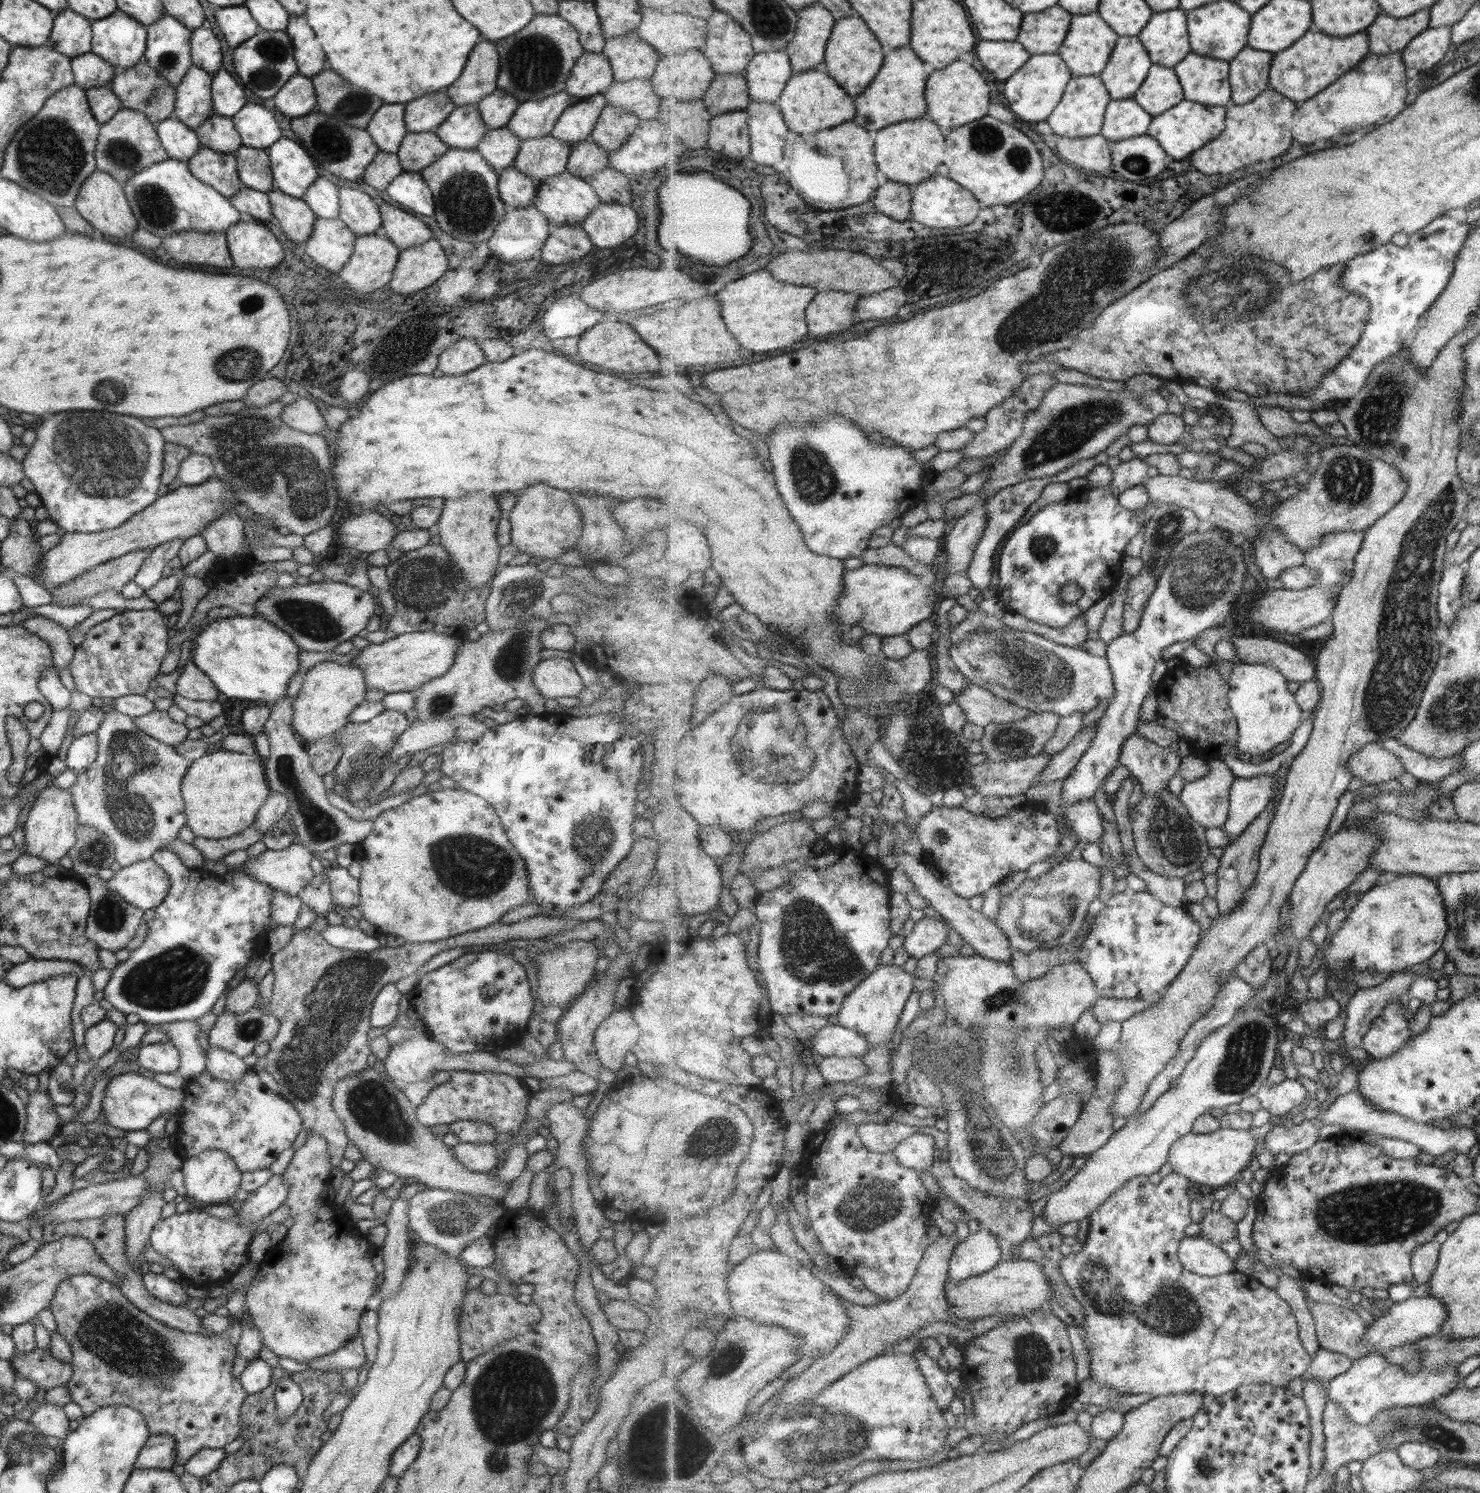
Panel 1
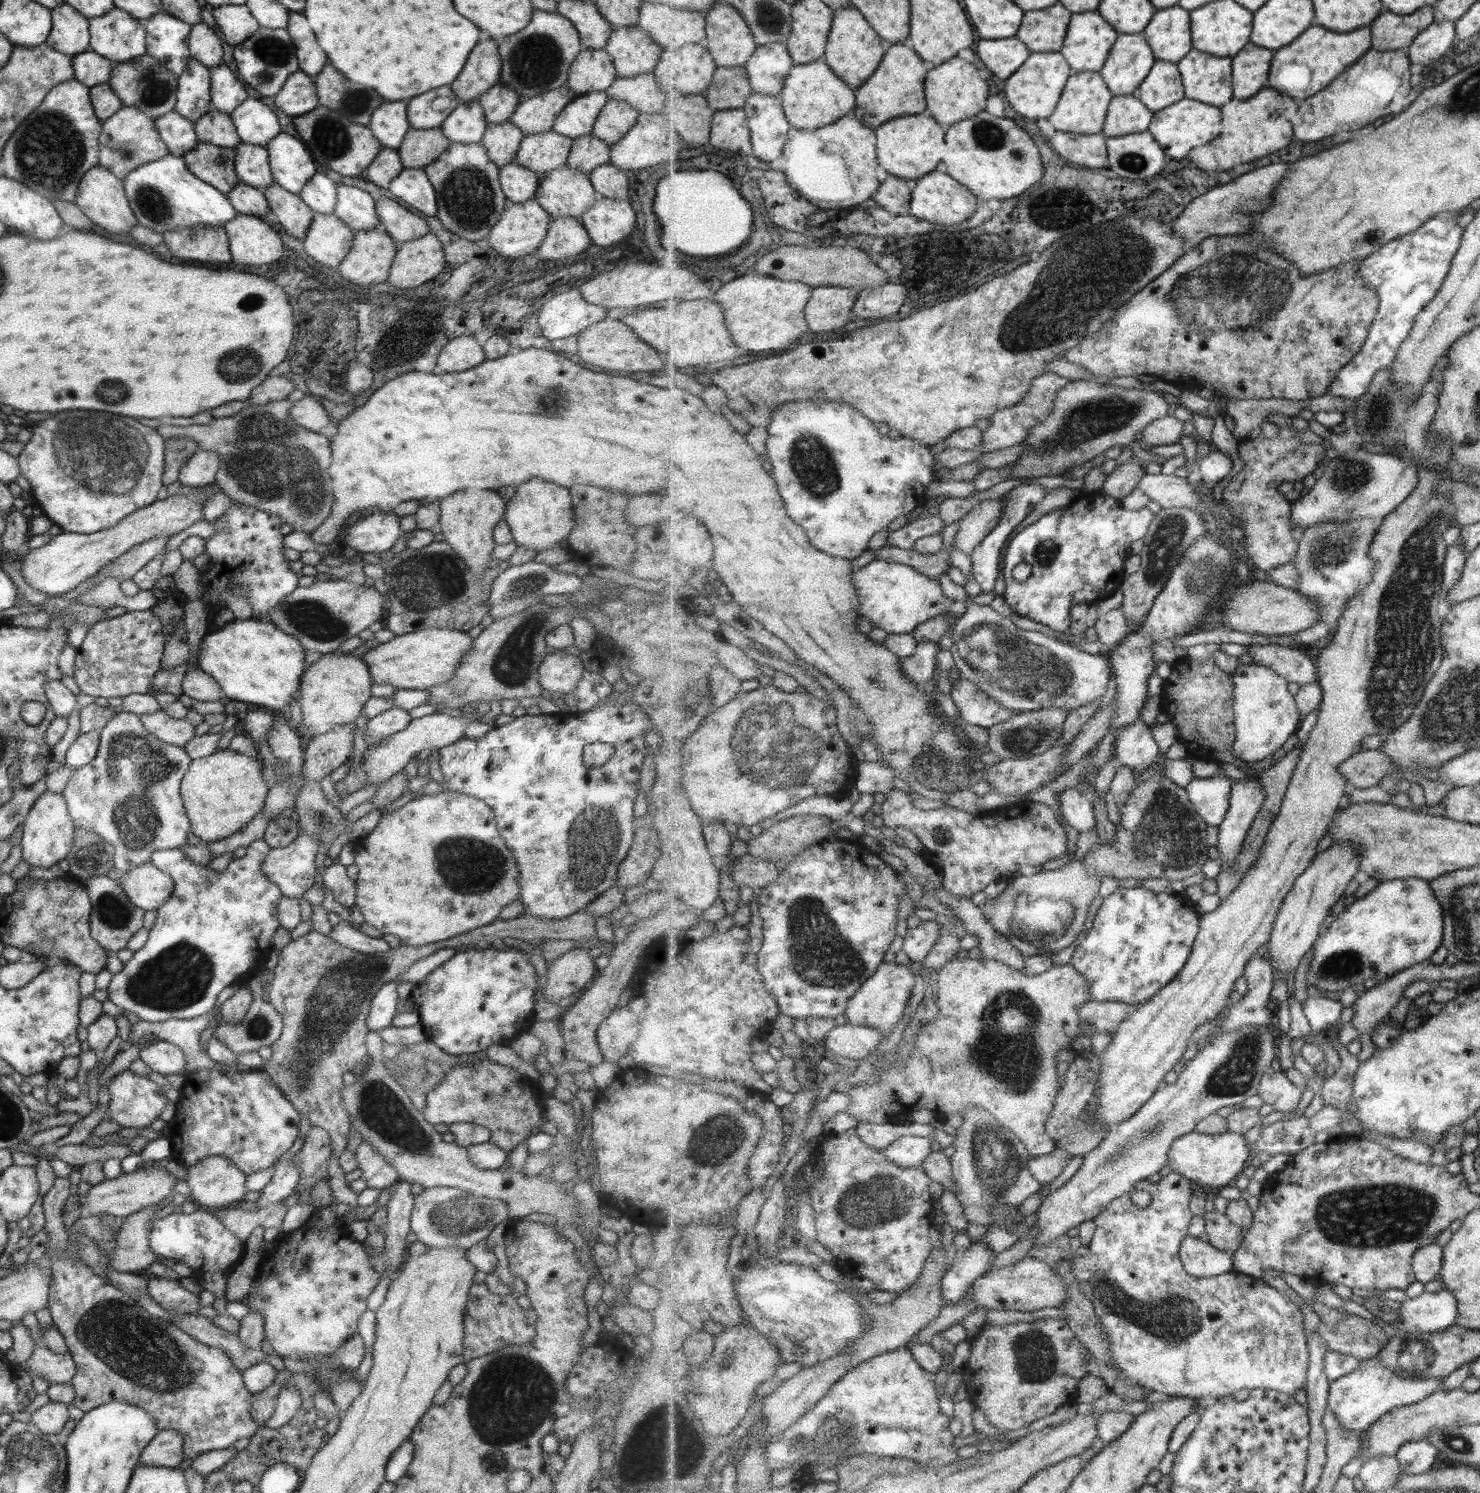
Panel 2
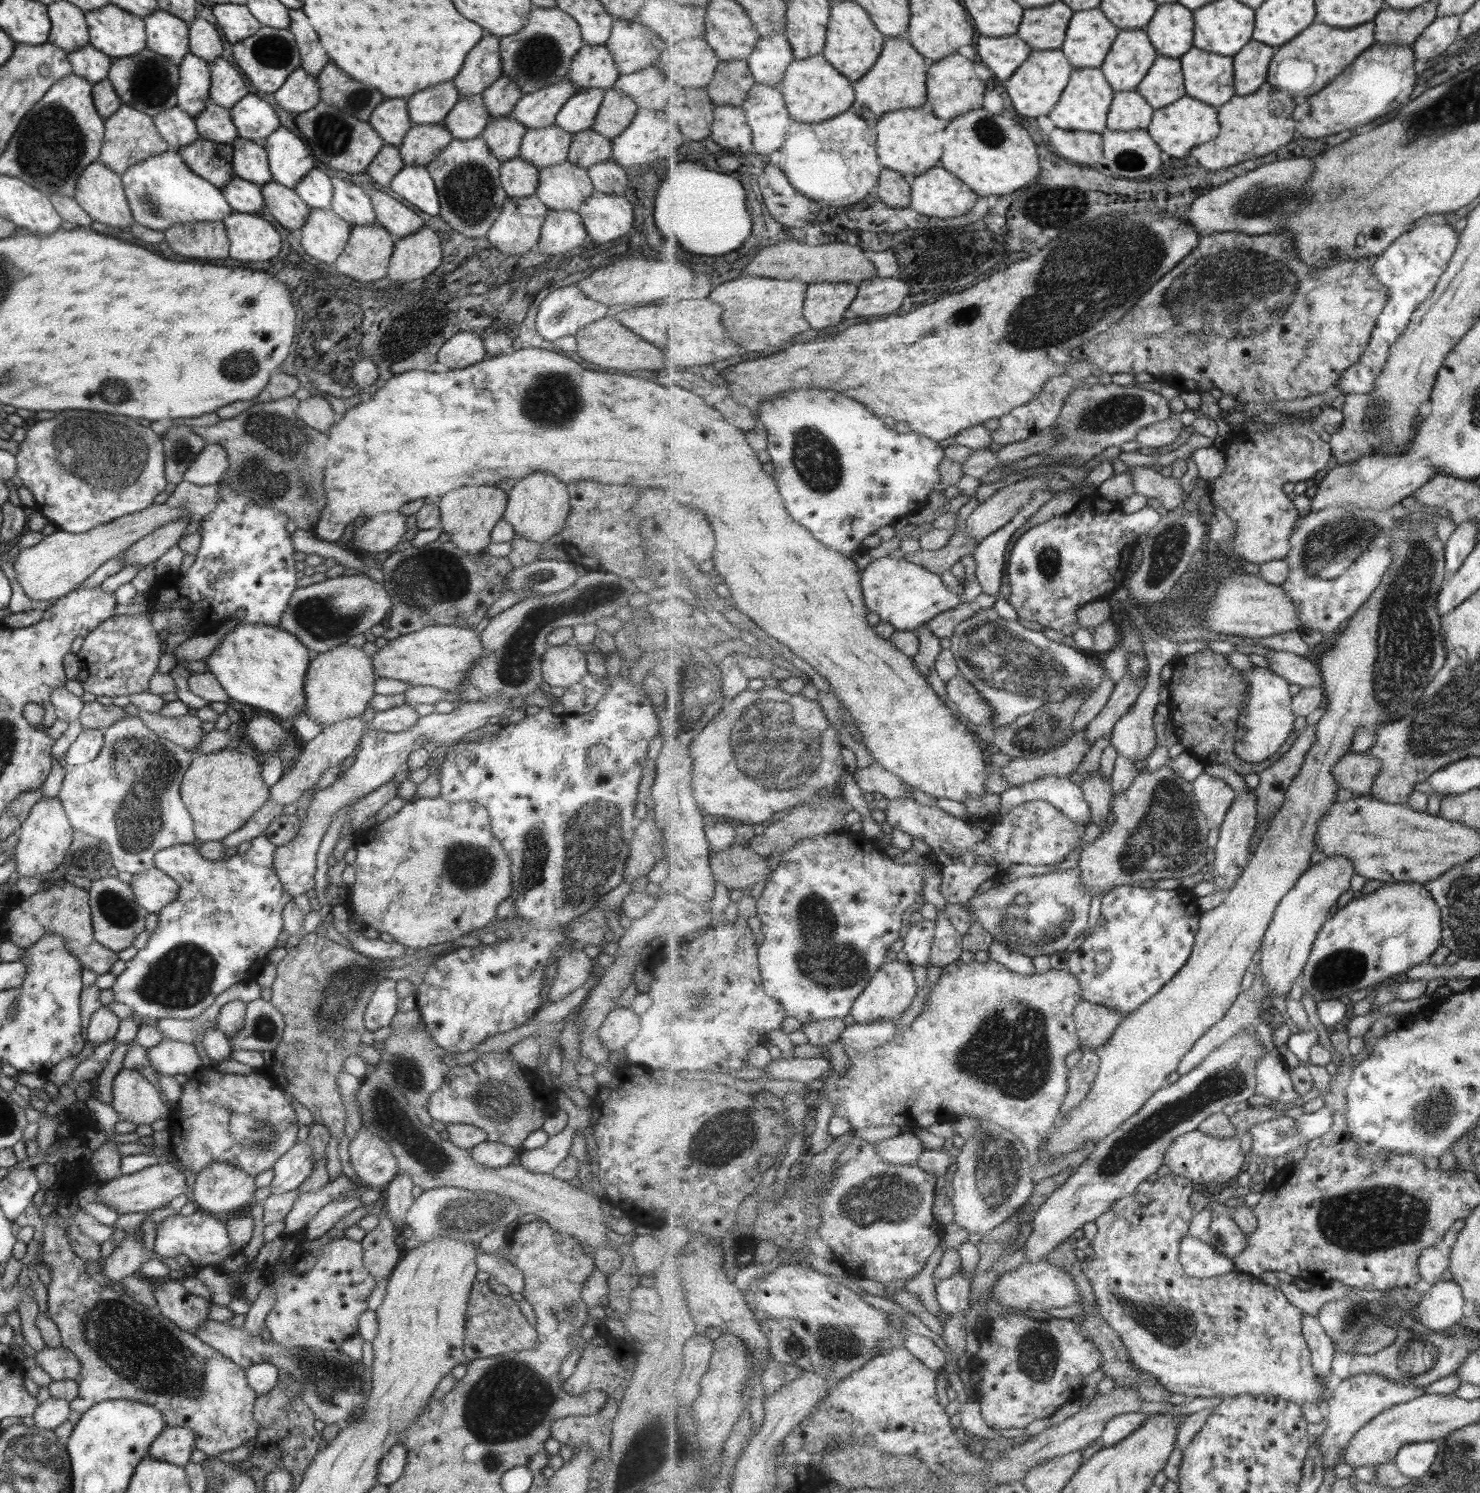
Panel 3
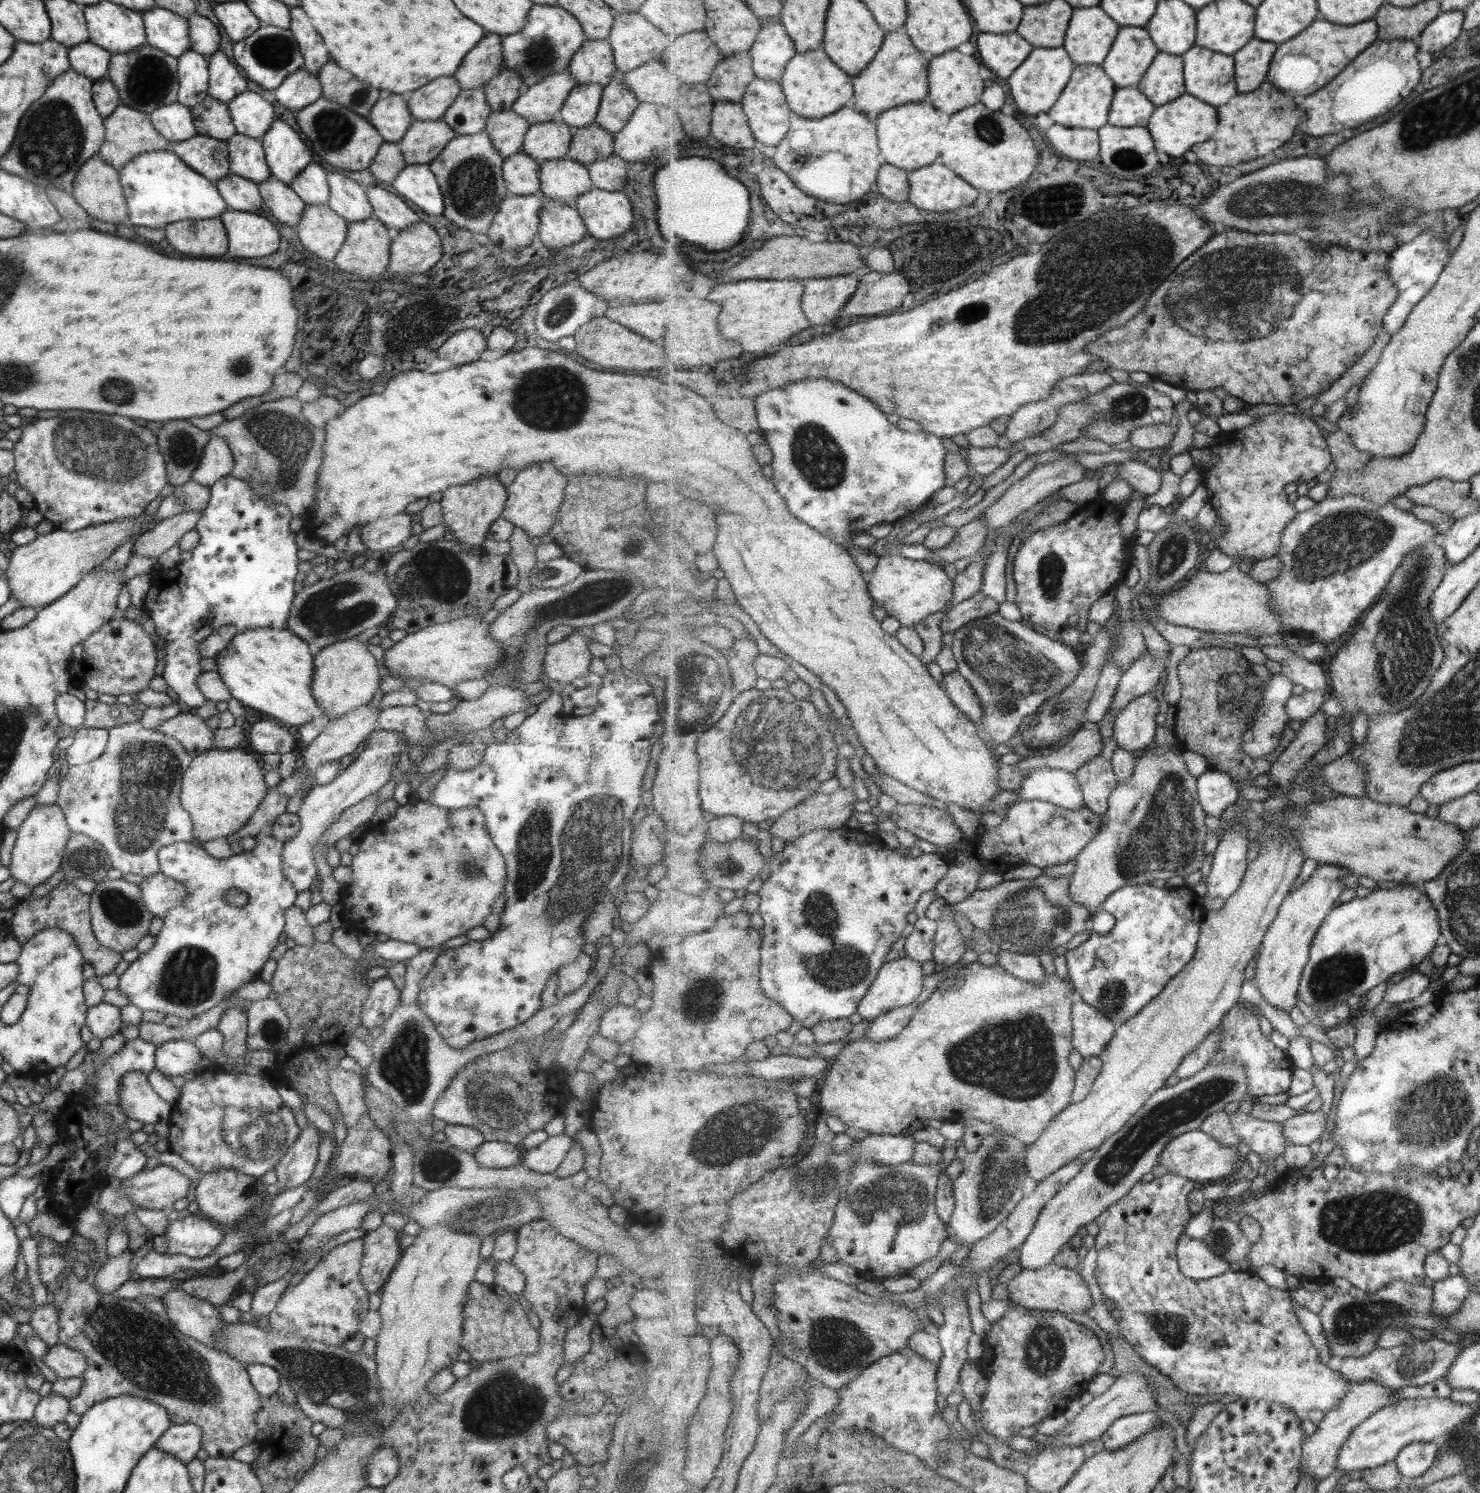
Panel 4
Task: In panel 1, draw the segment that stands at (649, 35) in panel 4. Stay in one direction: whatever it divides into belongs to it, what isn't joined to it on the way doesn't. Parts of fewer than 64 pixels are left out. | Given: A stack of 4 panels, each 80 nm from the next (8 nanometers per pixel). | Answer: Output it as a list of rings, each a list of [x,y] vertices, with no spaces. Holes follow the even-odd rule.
[[[632,30],[623,36],[605,38],[601,53],[609,63],[612,80],[615,83],[623,83],[639,78],[647,78],[649,80],[659,60],[657,51],[646,42],[643,42],[636,30]]]

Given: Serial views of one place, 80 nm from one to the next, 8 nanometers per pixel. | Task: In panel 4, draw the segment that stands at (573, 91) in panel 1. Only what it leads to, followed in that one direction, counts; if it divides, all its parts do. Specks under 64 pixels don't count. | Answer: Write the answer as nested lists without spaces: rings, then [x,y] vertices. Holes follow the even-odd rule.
[[[606,39],[585,40],[573,53],[568,71],[576,84],[609,84],[617,72],[610,44]]]

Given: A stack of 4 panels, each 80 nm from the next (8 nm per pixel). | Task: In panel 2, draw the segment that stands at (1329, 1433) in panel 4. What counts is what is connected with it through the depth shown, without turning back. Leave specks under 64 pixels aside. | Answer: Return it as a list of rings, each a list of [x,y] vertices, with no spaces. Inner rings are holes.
[[[1373,1357],[1364,1359],[1357,1370],[1331,1381],[1330,1386],[1328,1410],[1331,1410],[1337,1416],[1339,1424],[1347,1432],[1363,1433],[1369,1430],[1374,1423],[1377,1423],[1381,1417],[1385,1417],[1385,1414],[1389,1413],[1389,1411],[1419,1403],[1427,1399],[1427,1397],[1432,1396],[1433,1393],[1440,1391],[1443,1389],[1444,1379],[1406,1379],[1393,1372],[1390,1368],[1387,1368],[1379,1357]]]

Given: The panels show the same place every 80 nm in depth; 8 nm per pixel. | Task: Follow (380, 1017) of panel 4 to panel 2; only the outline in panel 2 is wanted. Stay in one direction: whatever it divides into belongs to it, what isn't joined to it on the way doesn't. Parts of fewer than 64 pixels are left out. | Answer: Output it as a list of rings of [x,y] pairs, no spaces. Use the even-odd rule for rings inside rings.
[[[397,982],[383,984],[371,1000],[370,1009],[366,1018],[368,1030],[378,1032],[391,1024],[391,1019],[397,1010]]]

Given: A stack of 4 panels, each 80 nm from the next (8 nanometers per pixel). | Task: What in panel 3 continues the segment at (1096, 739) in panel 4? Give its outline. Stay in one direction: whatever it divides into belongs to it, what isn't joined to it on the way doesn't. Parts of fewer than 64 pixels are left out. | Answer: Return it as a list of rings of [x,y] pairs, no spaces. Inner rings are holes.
[[[1084,729],[1074,733],[1065,745],[1043,756],[1034,759],[1014,757],[996,770],[998,774],[1003,774],[1015,788],[1027,782],[1035,782],[1044,776],[1068,776],[1083,762],[1091,745],[1090,740],[1087,740],[1086,729]]]

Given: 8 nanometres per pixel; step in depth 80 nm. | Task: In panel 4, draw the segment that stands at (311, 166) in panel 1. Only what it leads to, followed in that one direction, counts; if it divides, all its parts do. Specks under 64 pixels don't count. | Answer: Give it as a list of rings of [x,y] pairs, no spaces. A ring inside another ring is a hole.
[[[277,118],[260,142],[270,176],[288,187],[293,177],[315,159],[303,136]]]

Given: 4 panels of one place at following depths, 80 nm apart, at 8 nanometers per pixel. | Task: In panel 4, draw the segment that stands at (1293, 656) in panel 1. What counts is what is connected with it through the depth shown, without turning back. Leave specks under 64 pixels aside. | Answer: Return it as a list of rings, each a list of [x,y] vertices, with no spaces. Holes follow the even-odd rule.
[[[1292,657],[1280,662],[1280,673],[1288,676],[1294,684],[1300,684],[1305,690],[1319,691],[1329,694],[1330,686],[1327,684],[1327,674],[1318,662],[1312,662],[1305,657]]]

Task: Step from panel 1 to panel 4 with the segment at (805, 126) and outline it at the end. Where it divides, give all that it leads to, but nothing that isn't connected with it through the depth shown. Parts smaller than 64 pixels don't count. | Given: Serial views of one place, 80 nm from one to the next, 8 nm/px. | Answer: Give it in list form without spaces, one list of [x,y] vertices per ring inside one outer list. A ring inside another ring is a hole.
[[[823,47],[797,53],[789,61],[780,84],[793,112],[809,118],[823,118],[852,105],[856,92],[854,77],[835,64]]]

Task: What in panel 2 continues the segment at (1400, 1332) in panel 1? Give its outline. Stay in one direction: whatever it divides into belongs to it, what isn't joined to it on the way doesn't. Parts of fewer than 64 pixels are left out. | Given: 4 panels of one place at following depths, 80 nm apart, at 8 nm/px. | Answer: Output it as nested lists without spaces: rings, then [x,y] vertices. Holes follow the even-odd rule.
[[[1448,1290],[1425,1291],[1402,1303],[1399,1320],[1394,1324],[1385,1322],[1383,1327],[1391,1339],[1398,1334],[1398,1330],[1415,1333],[1444,1331],[1456,1324],[1459,1318],[1458,1306],[1457,1297]]]

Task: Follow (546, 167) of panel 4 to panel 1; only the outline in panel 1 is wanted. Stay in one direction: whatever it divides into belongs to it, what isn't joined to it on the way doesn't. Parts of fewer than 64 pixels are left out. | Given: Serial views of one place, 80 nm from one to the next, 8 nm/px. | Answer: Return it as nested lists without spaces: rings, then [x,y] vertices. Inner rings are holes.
[[[567,171],[545,178],[536,186],[532,205],[554,227],[578,226],[600,203],[585,179]]]

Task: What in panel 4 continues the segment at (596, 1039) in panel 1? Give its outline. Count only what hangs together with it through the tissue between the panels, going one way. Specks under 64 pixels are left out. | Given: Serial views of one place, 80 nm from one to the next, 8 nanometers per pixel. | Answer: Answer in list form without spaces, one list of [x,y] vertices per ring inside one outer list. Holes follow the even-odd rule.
[[[613,1005],[600,1016],[597,1032],[615,1047],[630,1040],[640,1025],[640,1014],[630,1006]]]

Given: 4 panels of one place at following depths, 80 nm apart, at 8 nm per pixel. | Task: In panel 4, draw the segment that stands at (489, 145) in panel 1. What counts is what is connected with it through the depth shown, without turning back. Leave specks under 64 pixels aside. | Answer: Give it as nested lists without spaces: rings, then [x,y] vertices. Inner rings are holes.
[[[505,110],[489,113],[484,131],[493,148],[504,159],[520,152],[523,135],[528,128],[529,124],[524,118],[512,110]]]

